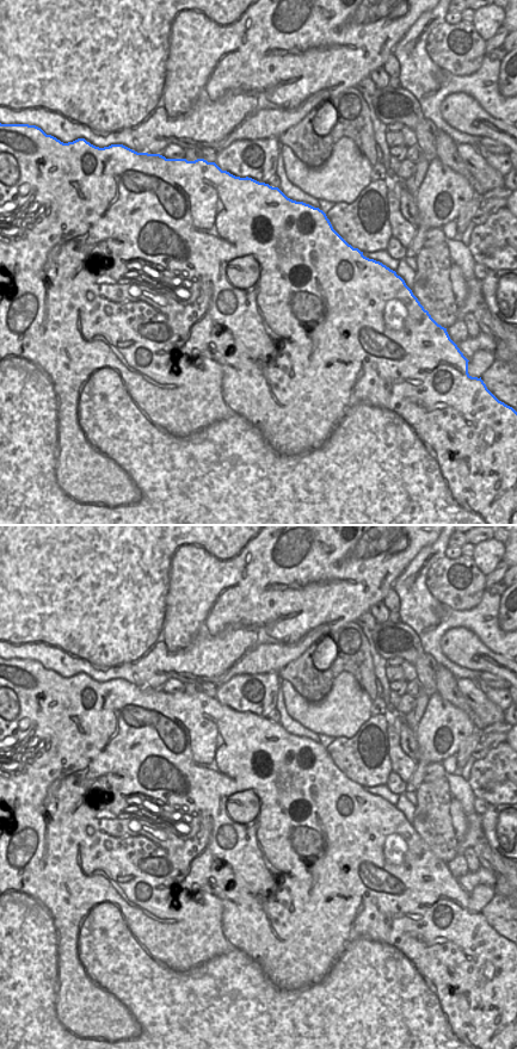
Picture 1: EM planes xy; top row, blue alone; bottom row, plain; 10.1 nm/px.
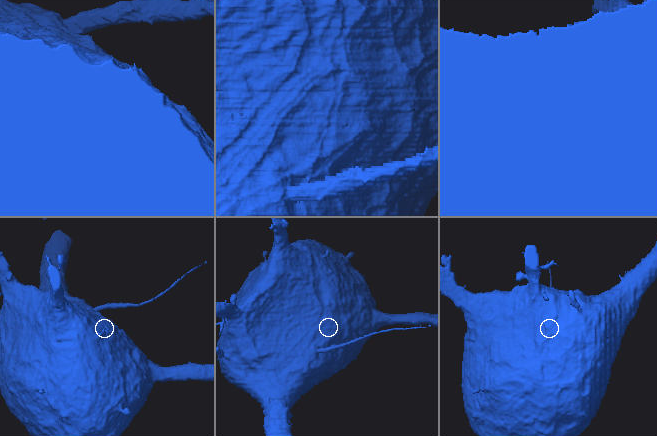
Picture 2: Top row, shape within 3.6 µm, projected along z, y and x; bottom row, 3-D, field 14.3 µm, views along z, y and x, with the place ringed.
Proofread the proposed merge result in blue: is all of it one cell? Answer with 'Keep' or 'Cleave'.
Keep.

